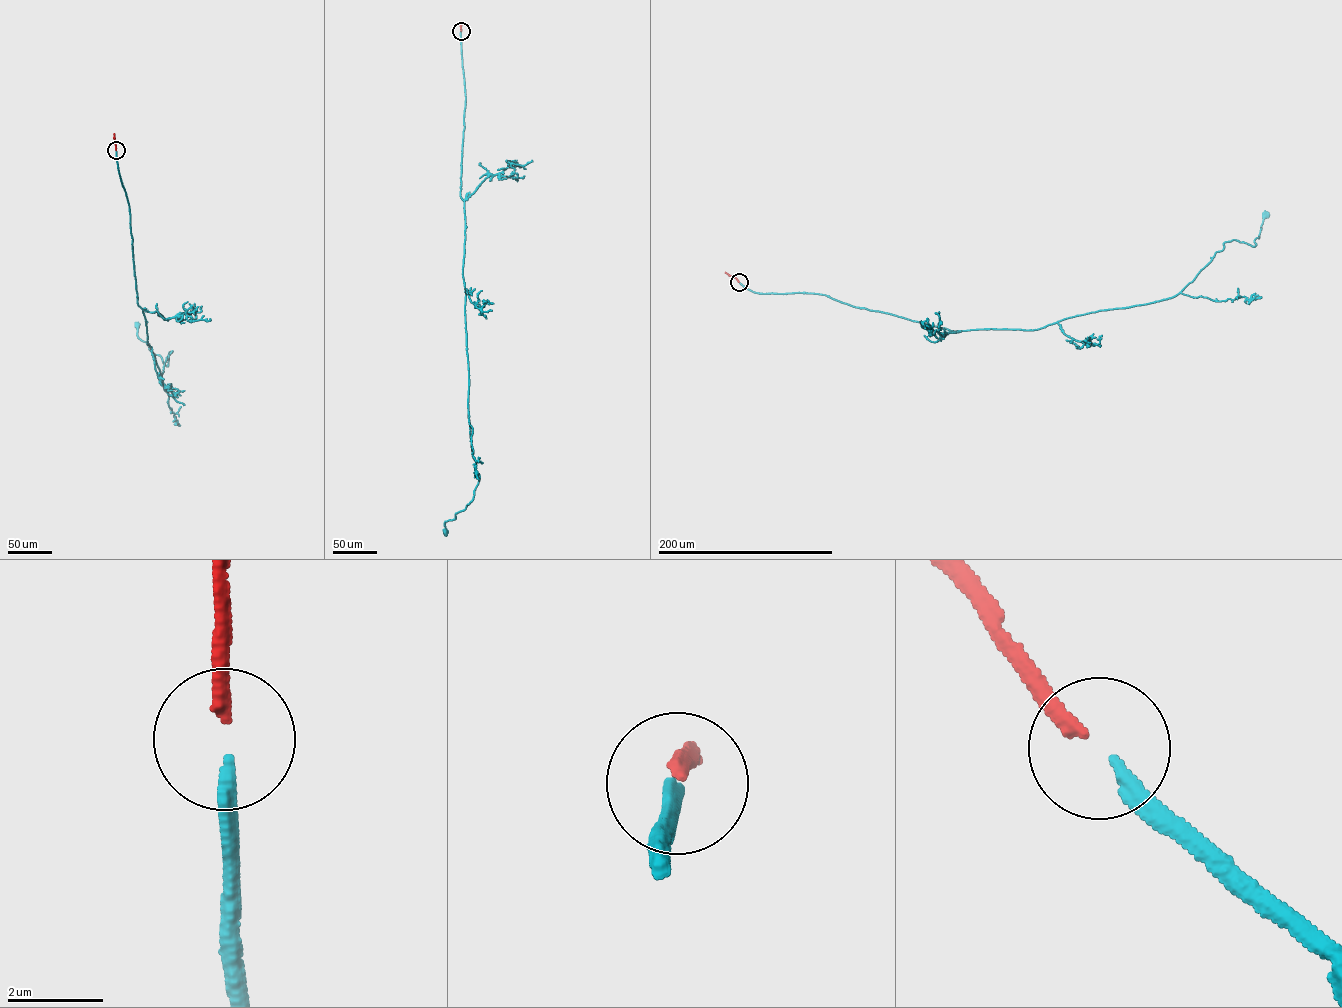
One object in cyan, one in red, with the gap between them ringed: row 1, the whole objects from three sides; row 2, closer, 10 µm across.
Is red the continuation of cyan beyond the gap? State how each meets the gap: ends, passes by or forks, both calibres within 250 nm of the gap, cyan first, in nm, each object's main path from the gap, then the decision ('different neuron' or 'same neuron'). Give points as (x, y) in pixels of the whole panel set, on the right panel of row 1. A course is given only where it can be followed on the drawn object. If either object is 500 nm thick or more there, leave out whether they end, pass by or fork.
cyan ends; red ends; calibres 280 and 280 nm; course cyan (739, 282), (757, 293), (828, 295), (952, 331), (1037, 329), (1173, 297), (1224, 242), (1256, 245), (1264, 214); course red (739, 282), (725, 272); same neuron

